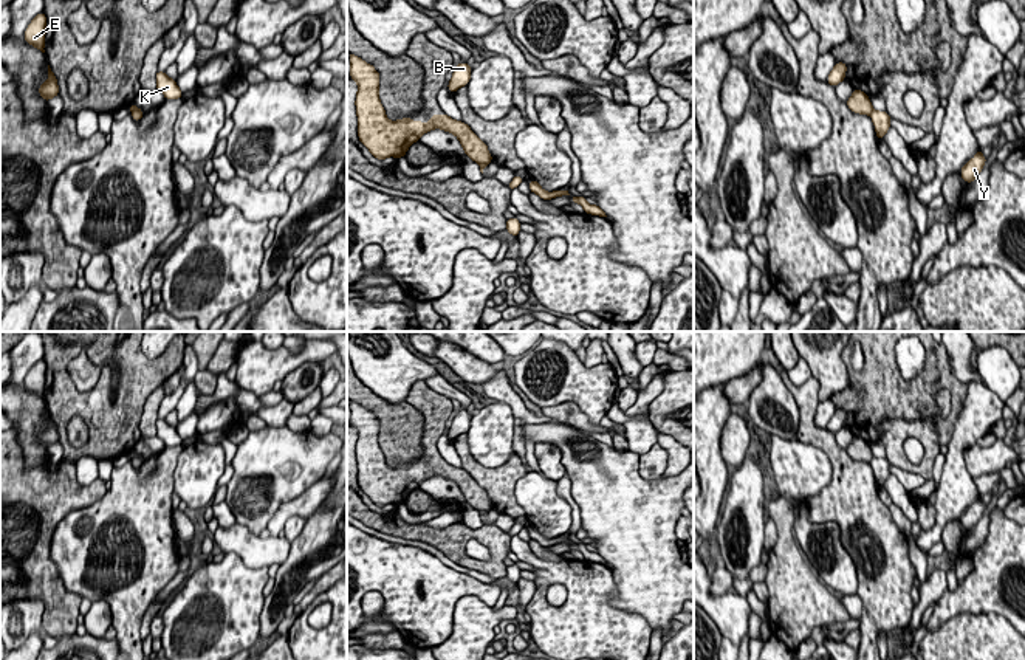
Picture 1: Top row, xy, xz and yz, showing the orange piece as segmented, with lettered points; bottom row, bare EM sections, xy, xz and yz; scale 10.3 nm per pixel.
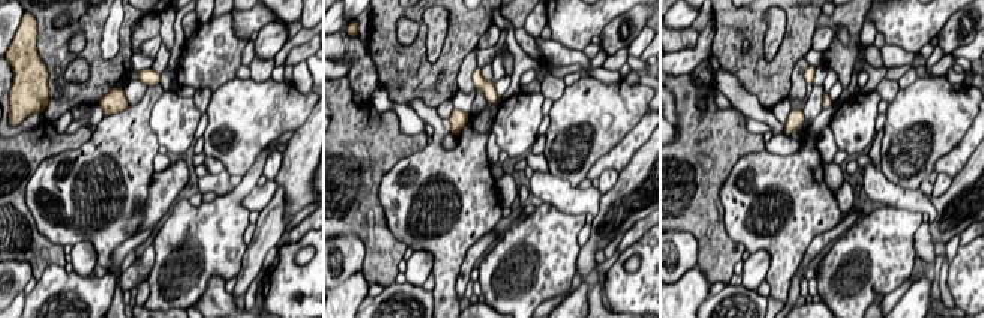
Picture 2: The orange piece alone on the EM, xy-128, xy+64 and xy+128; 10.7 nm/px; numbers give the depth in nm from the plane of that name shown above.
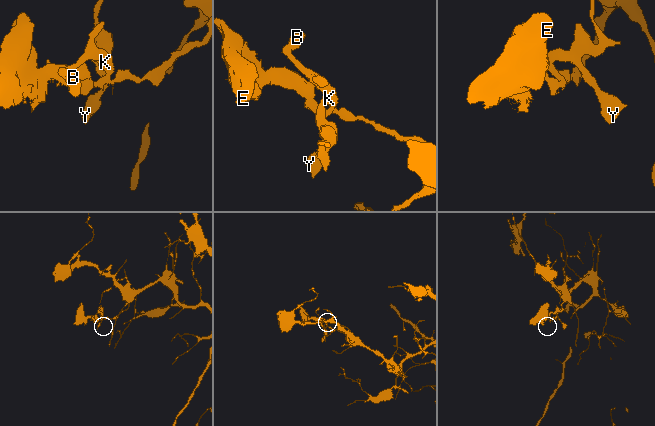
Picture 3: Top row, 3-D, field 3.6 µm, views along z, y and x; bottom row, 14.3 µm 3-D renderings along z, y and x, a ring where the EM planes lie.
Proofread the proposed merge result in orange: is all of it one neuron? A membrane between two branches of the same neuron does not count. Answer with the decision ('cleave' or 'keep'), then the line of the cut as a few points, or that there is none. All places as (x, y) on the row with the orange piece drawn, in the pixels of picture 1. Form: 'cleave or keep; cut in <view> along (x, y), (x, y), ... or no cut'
cleave; cut in yz along (874, 110), (869, 113)

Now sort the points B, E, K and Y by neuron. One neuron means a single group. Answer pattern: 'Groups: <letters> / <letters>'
Groups: B K Y / E

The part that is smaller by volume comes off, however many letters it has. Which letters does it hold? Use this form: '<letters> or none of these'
E

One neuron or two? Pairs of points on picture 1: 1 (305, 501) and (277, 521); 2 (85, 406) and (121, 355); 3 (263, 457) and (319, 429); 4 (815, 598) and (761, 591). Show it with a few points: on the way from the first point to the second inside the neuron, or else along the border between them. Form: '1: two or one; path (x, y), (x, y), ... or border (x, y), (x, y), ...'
1: one; path (299, 507), (293, 507), (284, 515)
2: one; path (106, 406), (116, 403), (124, 388), (124, 375)
3: two; border (310, 431), (316, 436), (330, 433)
4: two; border (764, 581), (768, 591), (767, 606)

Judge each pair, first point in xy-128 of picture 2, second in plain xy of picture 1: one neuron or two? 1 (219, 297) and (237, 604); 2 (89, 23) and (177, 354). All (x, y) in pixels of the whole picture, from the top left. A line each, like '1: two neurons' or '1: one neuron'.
1: two neurons
2: one neuron

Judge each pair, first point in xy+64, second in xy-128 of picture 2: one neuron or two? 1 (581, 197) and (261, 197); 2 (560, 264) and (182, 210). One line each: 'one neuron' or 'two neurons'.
1: one neuron
2: one neuron

